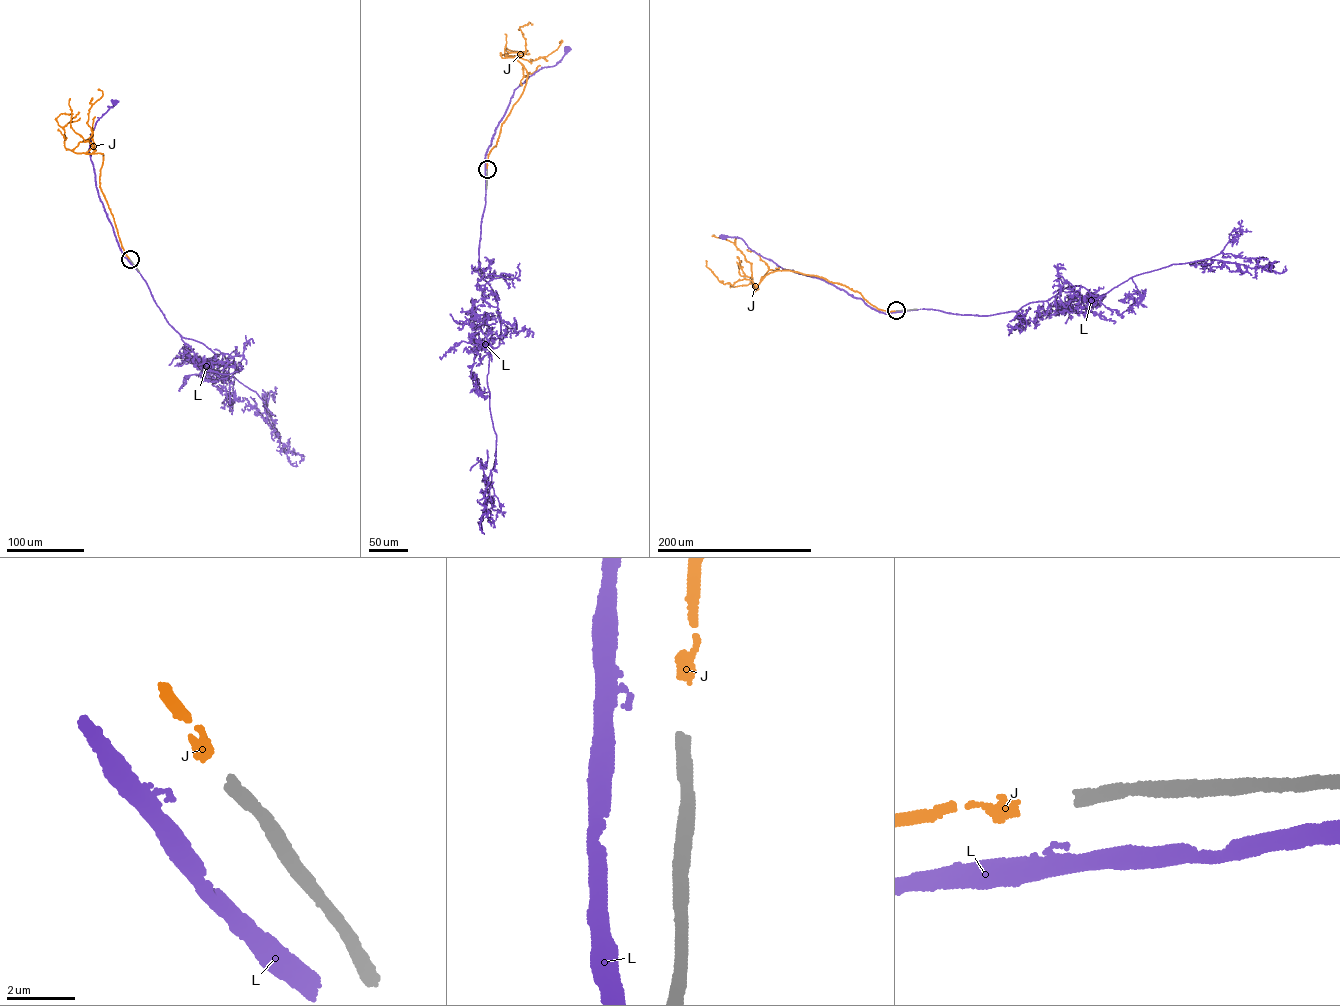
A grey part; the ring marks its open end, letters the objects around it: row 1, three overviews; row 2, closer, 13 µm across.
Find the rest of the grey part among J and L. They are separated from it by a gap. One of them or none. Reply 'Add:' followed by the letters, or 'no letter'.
Add: J

